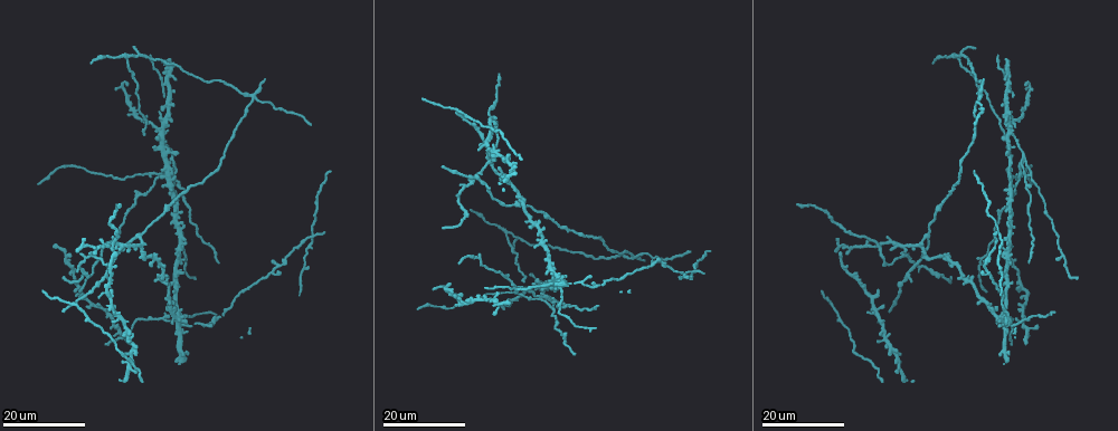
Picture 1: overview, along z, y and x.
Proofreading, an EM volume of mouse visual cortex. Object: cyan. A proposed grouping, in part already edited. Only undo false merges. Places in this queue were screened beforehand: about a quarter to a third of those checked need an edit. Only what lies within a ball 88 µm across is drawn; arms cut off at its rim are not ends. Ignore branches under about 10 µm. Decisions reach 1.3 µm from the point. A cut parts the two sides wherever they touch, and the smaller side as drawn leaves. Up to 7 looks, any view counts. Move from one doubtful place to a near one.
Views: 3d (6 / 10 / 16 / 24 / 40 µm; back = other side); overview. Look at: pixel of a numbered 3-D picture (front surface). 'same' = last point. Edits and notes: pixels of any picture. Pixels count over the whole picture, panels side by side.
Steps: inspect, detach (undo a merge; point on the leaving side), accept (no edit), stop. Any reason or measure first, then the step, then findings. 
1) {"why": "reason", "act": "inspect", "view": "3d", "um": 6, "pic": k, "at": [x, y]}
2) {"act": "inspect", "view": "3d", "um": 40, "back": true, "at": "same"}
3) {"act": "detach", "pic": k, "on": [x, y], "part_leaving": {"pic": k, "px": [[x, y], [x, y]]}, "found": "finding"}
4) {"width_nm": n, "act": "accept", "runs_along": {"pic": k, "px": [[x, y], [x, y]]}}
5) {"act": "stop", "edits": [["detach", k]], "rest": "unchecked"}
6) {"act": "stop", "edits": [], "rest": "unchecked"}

{"why": "looks like a crossing", "act": "inspect", "view": "3d", "um": 24, "pic": 1, "at": [168, 83]}

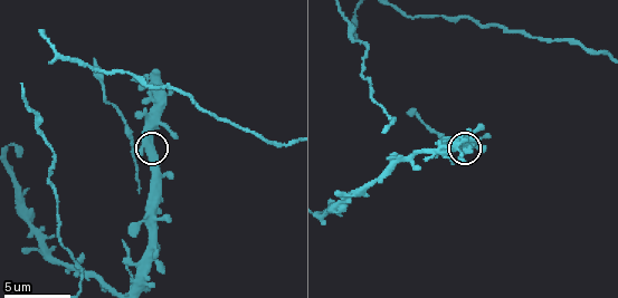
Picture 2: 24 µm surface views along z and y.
{"act": "inspect", "view": "3d", "um": 6, "pic": 2, "at": [144, 146]}

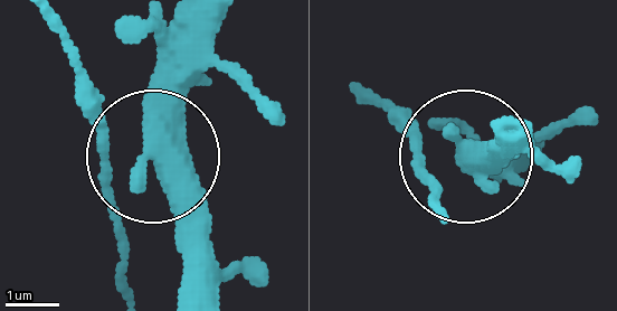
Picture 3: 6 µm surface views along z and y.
{"arms": 5, "act": "accept", "found": "one neuron here"}

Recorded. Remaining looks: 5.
{"act": "inspect", "view": "3d", "um": 24, "pic": 1, "at": [137, 237]}

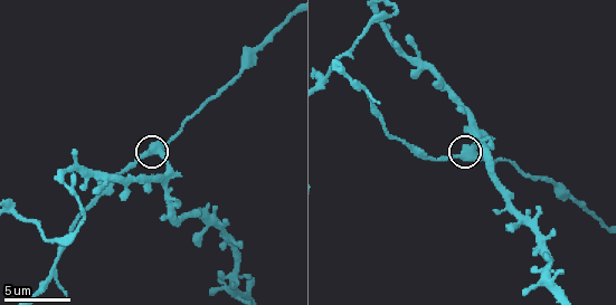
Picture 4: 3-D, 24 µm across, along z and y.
{"act": "inspect", "view": "3d", "um": 10, "pic": 4, "at": [469, 157]}

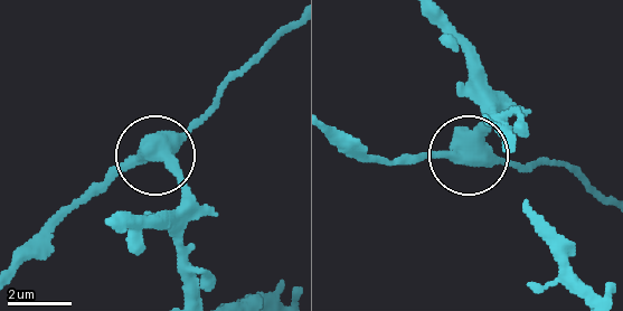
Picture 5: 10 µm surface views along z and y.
{"act": "detach", "pic": 5, "on": [113, 171], "part_leaving": {"pic": 5, "px": [[158, 145], [179, 137], [292, 30]]}, "found": "a second neuron is stuck on"}

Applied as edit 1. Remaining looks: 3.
{"why": "see it whole again", "act": "inspect", "view": "overview"}

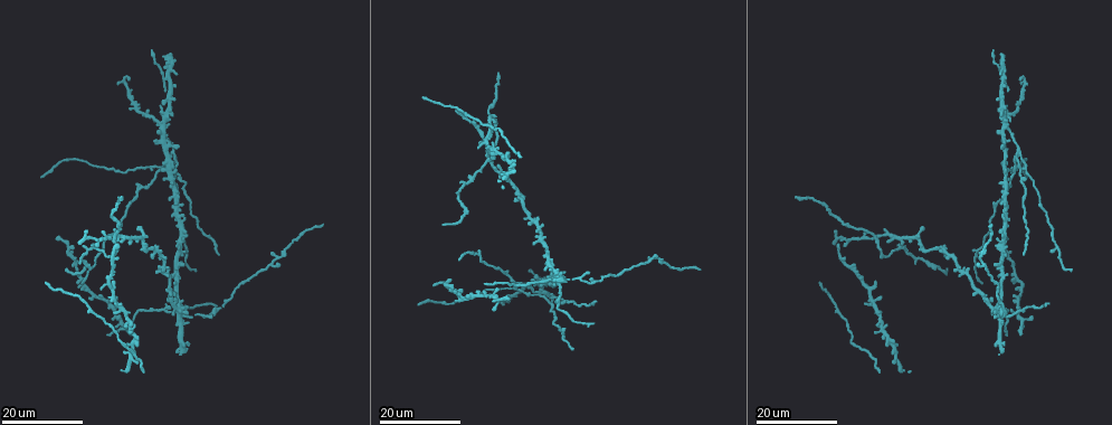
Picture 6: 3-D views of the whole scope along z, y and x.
{"why": "four-way junction", "act": "inspect", "view": "3d", "um": 16, "pic": 6, "at": [159, 122]}

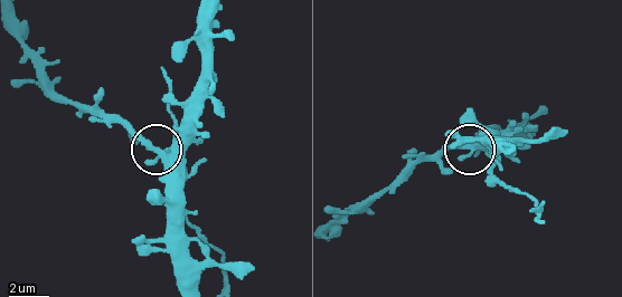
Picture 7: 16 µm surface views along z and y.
{"act": "inspect", "view": "3d", "um": 10, "pic": 7, "at": [165, 153]}

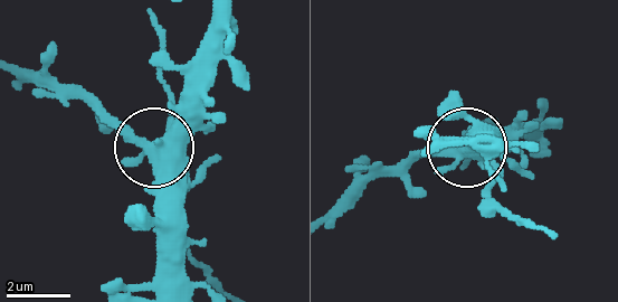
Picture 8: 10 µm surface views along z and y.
{"arms": 4, "act": "accept", "runs_along": {"pic": 8, "px": [[192, 284], [179, 252], [168, 163], [93, 94]]}, "found": "one neuron here"}

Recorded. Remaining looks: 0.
{"act": "stop", "edits": [["detach", 5]], "rest": "unchecked"}

